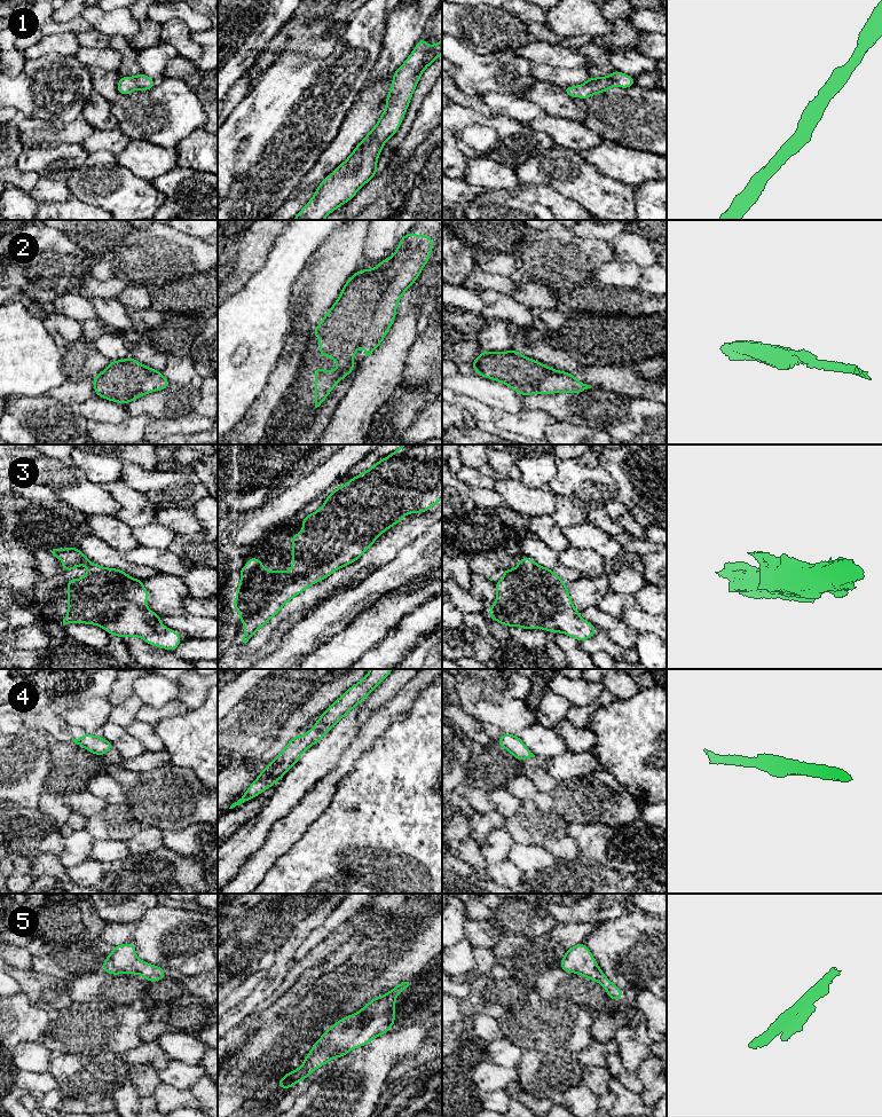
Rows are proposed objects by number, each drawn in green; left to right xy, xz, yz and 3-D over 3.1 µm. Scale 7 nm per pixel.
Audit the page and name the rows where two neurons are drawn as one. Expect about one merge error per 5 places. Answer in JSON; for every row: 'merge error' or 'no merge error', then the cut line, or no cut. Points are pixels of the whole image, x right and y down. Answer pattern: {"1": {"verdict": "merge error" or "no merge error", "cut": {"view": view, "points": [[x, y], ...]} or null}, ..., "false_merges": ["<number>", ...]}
{"1": {"verdict": "no merge error", "cut": null}, "2": {"verdict": "no merge error", "cut": null}, "3": {"verdict": "no merge error", "cut": null}, "4": {"verdict": "no merge error", "cut": null}, "5": {"verdict": "no merge error", "cut": null}, "false_merges": []}

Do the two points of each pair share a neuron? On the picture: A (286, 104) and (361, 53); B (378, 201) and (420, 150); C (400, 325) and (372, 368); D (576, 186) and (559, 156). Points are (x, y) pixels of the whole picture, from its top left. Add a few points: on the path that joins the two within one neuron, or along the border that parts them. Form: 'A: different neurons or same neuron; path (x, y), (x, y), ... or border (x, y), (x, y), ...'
A: same neuron; path (305, 103), (324, 89), (343, 71)
B: same neuron; path (391, 188), (415, 163)
C: same neuron; path (400, 336), (396, 344), (383, 358)
D: same neuron; path (574, 179), (559, 163)

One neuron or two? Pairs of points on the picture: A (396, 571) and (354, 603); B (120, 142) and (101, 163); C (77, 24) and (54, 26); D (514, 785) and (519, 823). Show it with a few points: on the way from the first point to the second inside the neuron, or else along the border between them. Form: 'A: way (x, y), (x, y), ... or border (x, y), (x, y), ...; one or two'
A: way (386, 579), (364, 594); one
B: border (89, 152), (111, 151), (115, 155); two
C: way (71, 26), (60, 26); one
D: border (522, 801), (535, 803), (548, 812); two

